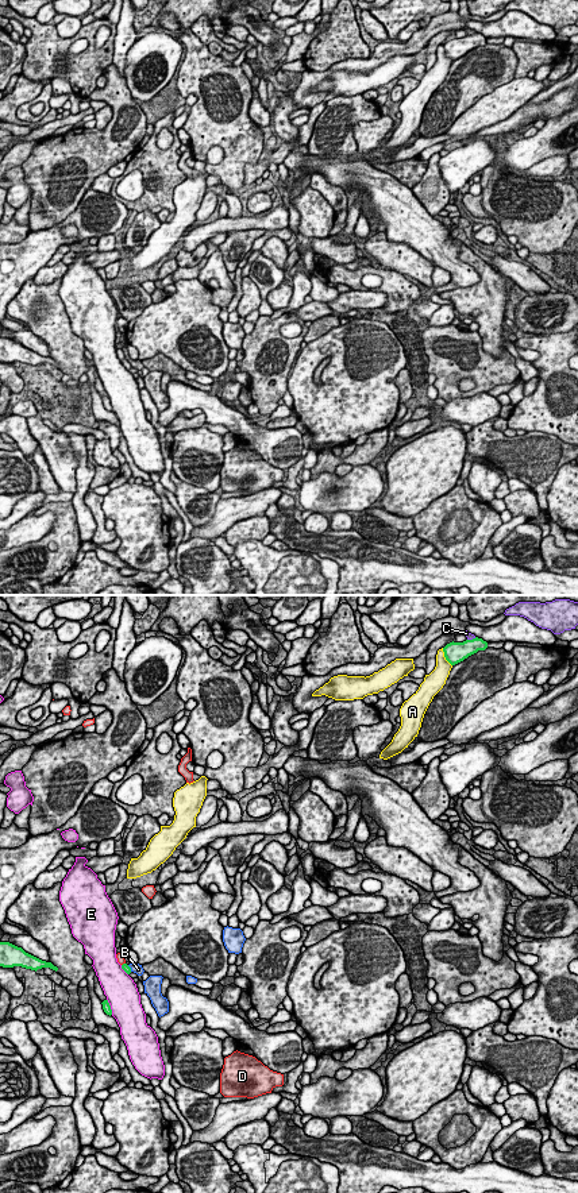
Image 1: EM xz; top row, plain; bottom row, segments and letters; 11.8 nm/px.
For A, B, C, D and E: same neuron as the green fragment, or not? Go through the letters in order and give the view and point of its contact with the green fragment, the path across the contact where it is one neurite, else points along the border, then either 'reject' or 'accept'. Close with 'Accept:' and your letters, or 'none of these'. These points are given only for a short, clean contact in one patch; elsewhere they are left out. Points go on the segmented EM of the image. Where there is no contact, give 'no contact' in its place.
A: contact xz (444, 656); reject
B: contact xz (130, 968); reject
C: contact xz (473, 639); reject
D: contact xz (123, 964); reject
E: contact xz (110, 1007); reject
Accept: none of these

